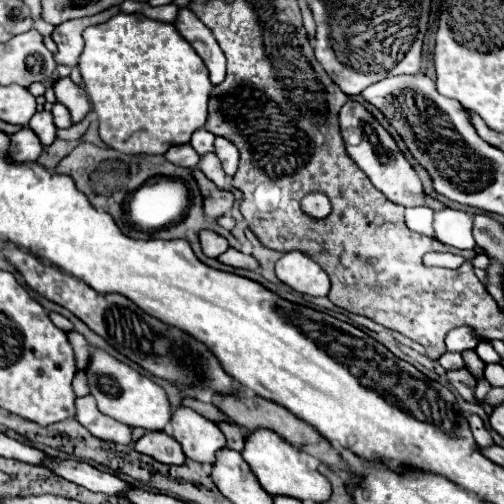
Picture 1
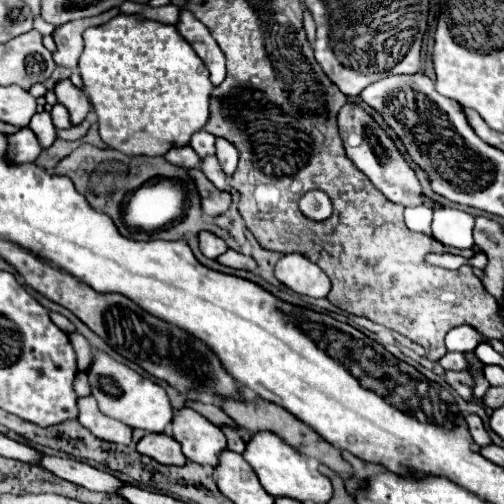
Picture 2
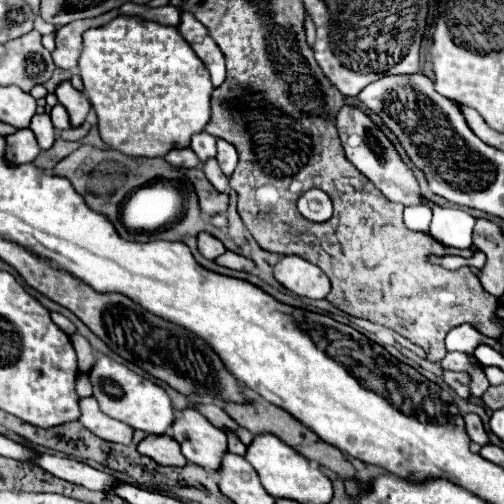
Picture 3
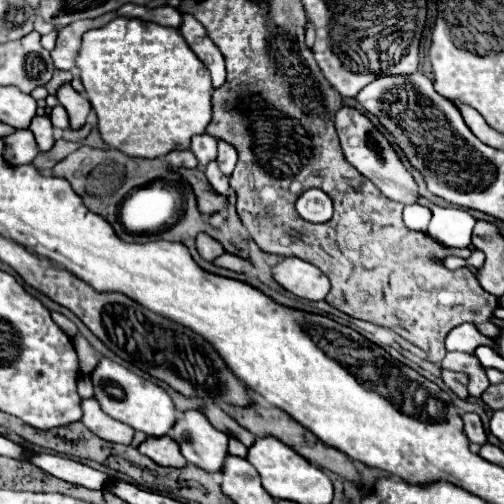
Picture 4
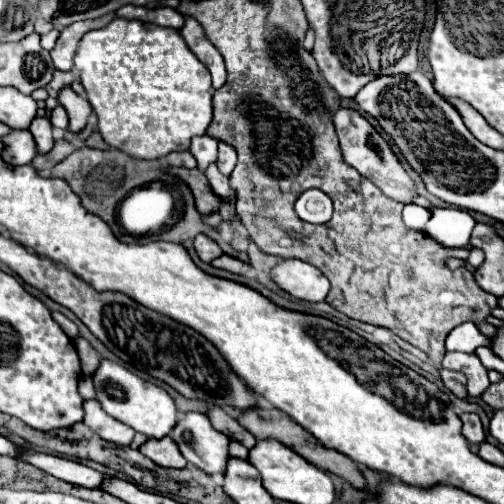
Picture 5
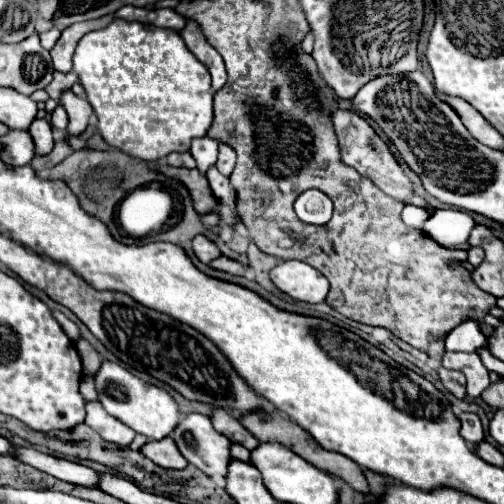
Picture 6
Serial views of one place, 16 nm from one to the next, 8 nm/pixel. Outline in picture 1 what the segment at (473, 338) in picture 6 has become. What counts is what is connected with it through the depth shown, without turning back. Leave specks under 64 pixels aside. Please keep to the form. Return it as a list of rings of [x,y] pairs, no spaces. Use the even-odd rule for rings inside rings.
[[[456,328],[446,336],[448,352],[462,352],[466,348],[476,348],[478,338],[470,328]]]

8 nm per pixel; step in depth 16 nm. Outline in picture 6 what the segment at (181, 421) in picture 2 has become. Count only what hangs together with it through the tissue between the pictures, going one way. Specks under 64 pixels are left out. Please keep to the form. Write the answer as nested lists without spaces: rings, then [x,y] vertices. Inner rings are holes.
[[[198,412],[186,414],[170,432],[182,456],[208,476],[226,476],[230,460],[230,440],[216,432],[210,418]]]

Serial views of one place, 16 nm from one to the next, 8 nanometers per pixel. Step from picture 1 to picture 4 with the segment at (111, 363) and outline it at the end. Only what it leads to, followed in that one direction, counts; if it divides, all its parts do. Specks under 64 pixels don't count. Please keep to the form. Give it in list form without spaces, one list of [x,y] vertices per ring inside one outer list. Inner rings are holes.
[[[100,356],[96,368],[90,374],[90,380],[94,384],[94,398],[98,400],[100,408],[108,416],[132,426],[134,430],[142,430],[148,436],[164,436],[176,422],[176,408],[166,390],[106,356]]]

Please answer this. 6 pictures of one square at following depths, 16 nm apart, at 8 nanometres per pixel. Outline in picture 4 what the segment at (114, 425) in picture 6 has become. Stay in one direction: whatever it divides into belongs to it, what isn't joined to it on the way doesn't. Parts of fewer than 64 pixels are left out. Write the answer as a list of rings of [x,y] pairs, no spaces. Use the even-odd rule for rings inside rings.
[[[84,398],[82,400],[82,412],[84,416],[80,418],[80,422],[90,428],[96,436],[108,440],[108,442],[116,442],[116,444],[130,444],[134,430],[130,426],[126,426],[124,422],[118,422],[114,418],[110,418],[108,414],[104,414],[96,402],[96,398]]]

